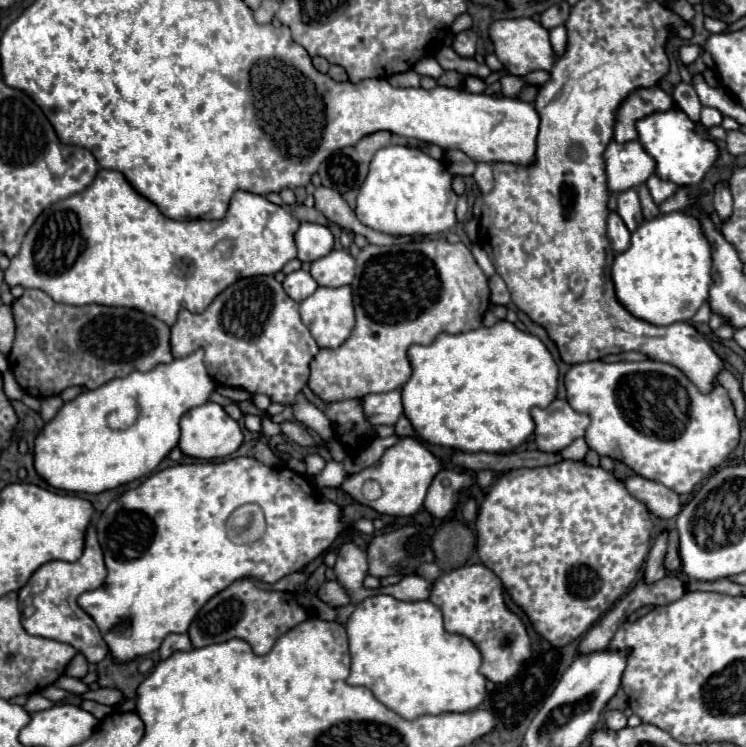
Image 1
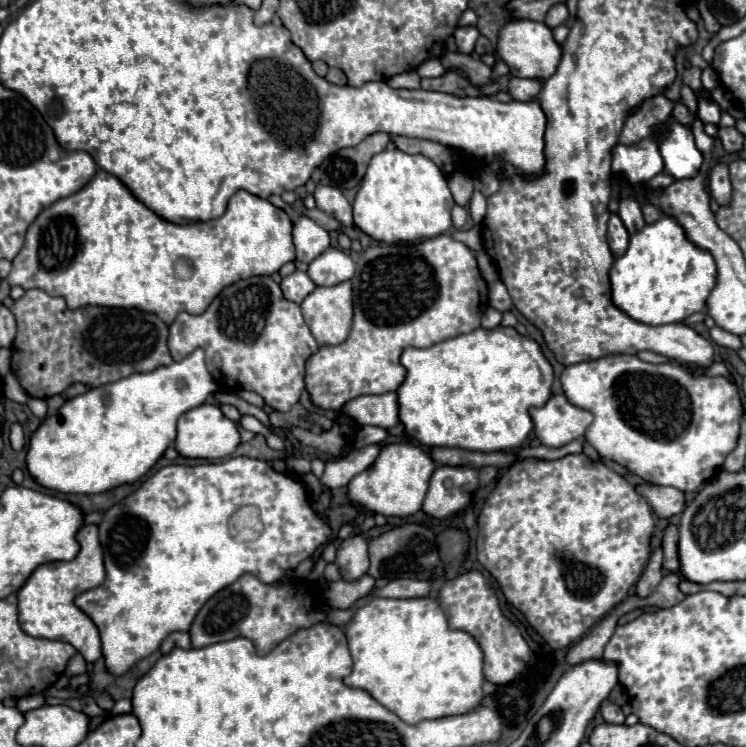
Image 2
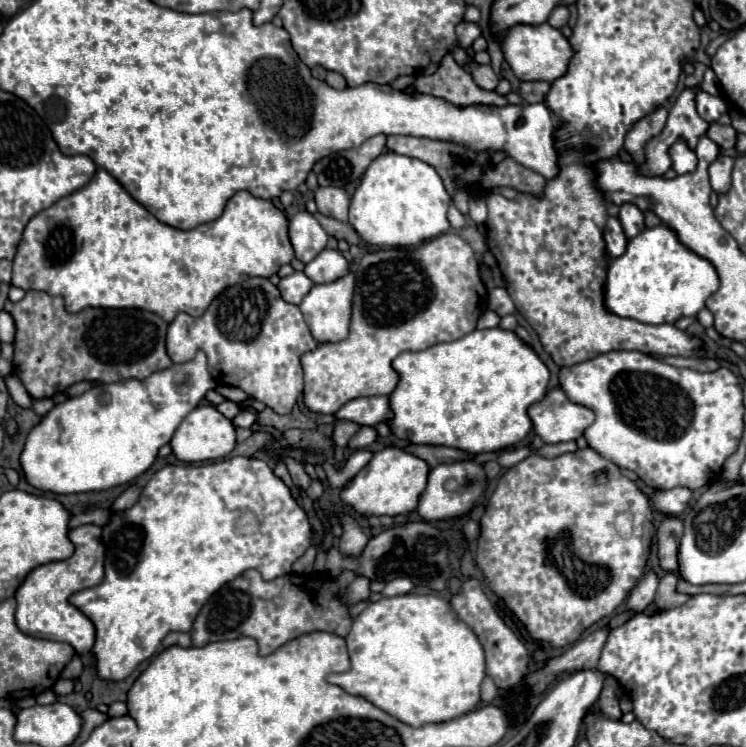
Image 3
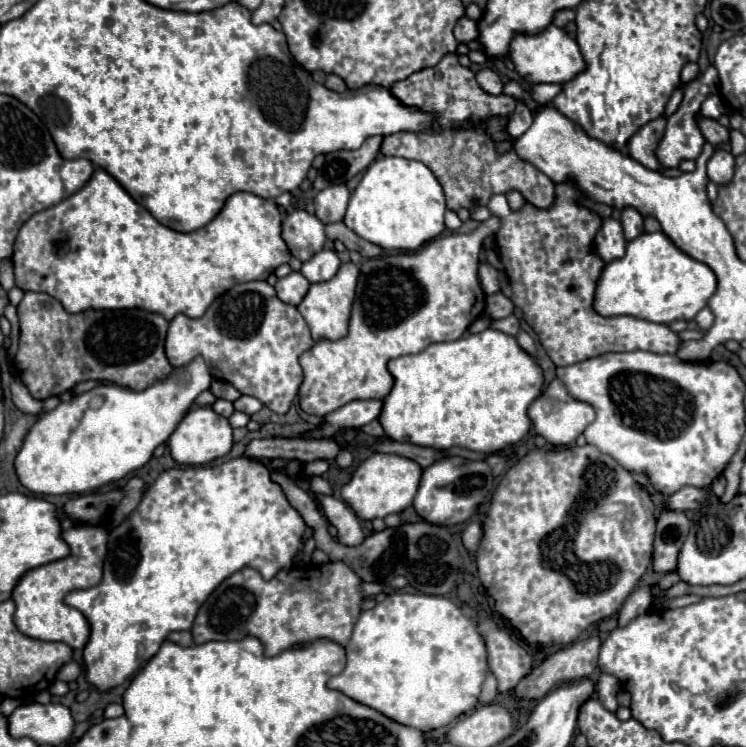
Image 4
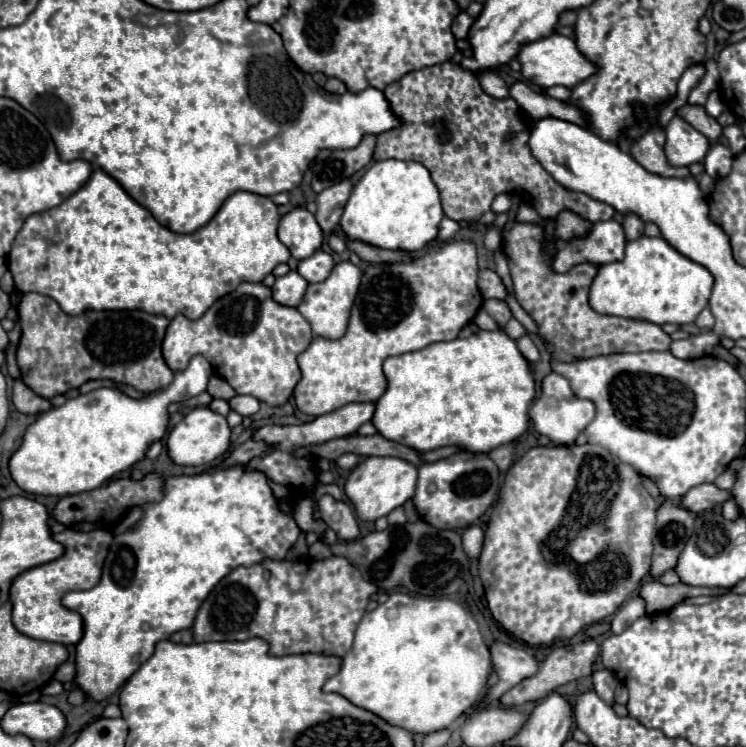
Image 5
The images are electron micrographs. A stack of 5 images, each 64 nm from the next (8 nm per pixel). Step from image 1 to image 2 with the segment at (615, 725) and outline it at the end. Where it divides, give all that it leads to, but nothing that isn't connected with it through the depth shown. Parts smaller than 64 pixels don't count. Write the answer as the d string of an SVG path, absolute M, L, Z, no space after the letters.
M608 700L602 704L602 708L600 708L600 712L602 712L602 718L608 722L608 724L622 724L624 722L624 712L620 710L620 706L616 706L616 704L610 704Z

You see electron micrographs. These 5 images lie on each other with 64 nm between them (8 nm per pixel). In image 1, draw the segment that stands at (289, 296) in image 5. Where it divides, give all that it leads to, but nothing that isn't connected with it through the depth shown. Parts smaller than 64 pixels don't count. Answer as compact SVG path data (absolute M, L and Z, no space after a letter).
M296 270L296 272L288 274L282 284L284 284L286 294L296 302L306 300L318 288L318 282L306 270Z

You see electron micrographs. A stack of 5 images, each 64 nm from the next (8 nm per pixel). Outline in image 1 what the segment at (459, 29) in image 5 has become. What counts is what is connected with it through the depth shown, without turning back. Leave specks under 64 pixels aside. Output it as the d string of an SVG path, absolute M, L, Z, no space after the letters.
M464 30L460 34L456 34L452 48L458 56L462 58L472 58L476 54L476 34L472 30Z

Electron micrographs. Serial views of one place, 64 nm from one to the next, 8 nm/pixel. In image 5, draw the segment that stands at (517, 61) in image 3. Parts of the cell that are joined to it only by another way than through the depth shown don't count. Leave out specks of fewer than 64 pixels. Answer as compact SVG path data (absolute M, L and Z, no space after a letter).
M558 32L546 38L522 44L516 58L522 66L522 76L538 88L550 88L558 84L572 88L572 84L580 84L580 80L586 80L588 76L592 76L592 64L588 64L588 58L584 58L584 54L576 48L576 42Z

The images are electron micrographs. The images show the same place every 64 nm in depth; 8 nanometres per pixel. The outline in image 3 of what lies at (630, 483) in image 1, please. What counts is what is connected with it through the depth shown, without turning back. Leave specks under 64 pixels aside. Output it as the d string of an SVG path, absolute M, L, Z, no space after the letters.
M670 488L670 490L656 490L654 492L654 506L658 512L666 516L678 516L684 512L686 504L690 504L692 492L688 488Z

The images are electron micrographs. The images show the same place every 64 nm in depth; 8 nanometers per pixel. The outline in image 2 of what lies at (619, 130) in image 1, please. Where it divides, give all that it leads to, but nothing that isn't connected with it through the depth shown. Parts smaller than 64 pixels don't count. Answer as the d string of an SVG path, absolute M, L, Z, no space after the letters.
M656 94L652 98L646 98L634 112L630 112L624 120L624 128L620 132L622 144L636 144L640 142L652 124L656 120L664 120L664 116L670 116L674 108L674 102L668 100L664 94Z

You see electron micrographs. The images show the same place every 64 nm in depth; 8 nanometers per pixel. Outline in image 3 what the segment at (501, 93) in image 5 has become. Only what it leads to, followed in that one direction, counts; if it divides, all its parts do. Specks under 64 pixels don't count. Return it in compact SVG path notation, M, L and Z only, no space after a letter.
M468 58L468 66L470 66L470 74L474 78L474 82L484 88L484 90L494 90L498 84L498 76L494 74L494 70L490 66L482 66L476 64L472 58Z

